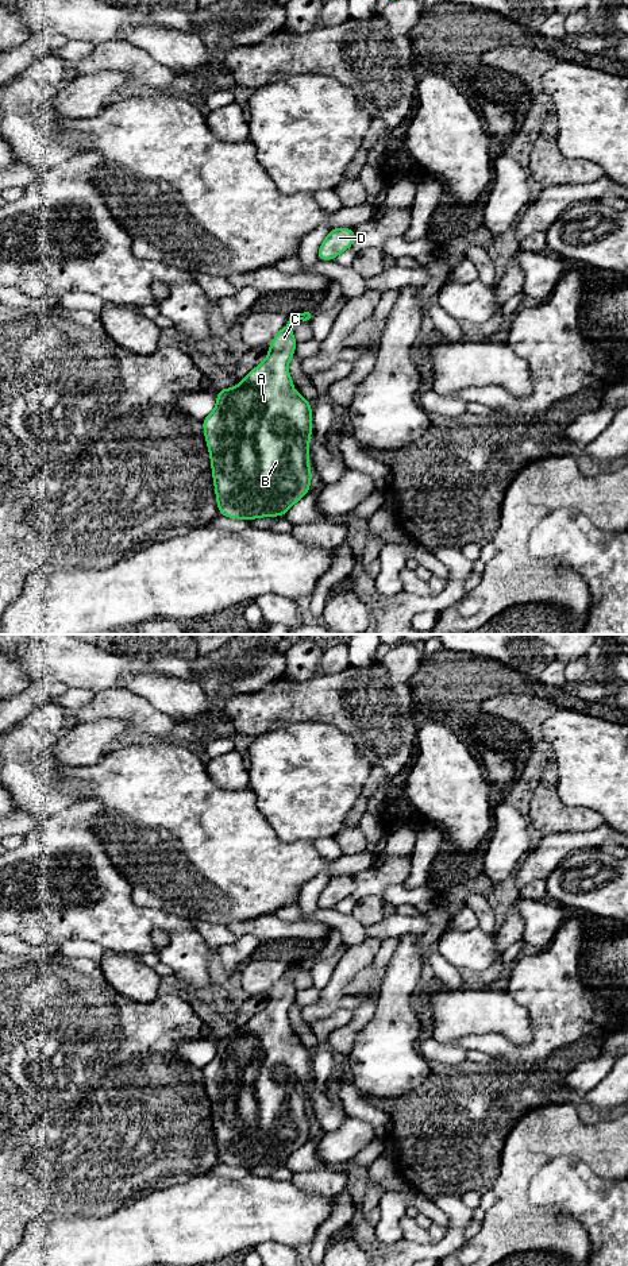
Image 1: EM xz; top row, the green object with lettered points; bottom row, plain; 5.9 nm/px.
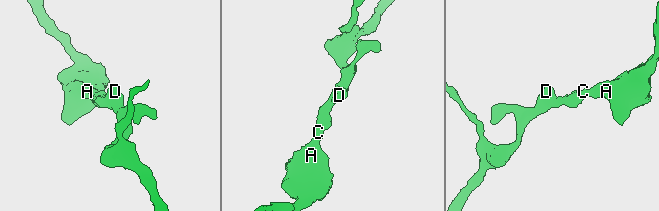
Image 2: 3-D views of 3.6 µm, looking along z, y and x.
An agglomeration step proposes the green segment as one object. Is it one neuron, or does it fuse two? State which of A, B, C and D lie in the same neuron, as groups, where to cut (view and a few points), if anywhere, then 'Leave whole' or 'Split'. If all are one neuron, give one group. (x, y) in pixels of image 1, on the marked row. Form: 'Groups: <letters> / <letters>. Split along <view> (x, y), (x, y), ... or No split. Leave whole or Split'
Groups: A B C D. No split. Leave whole

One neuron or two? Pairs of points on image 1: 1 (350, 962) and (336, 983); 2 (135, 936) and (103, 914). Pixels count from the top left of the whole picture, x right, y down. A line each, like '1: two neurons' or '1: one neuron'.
1: one neuron
2: one neuron

